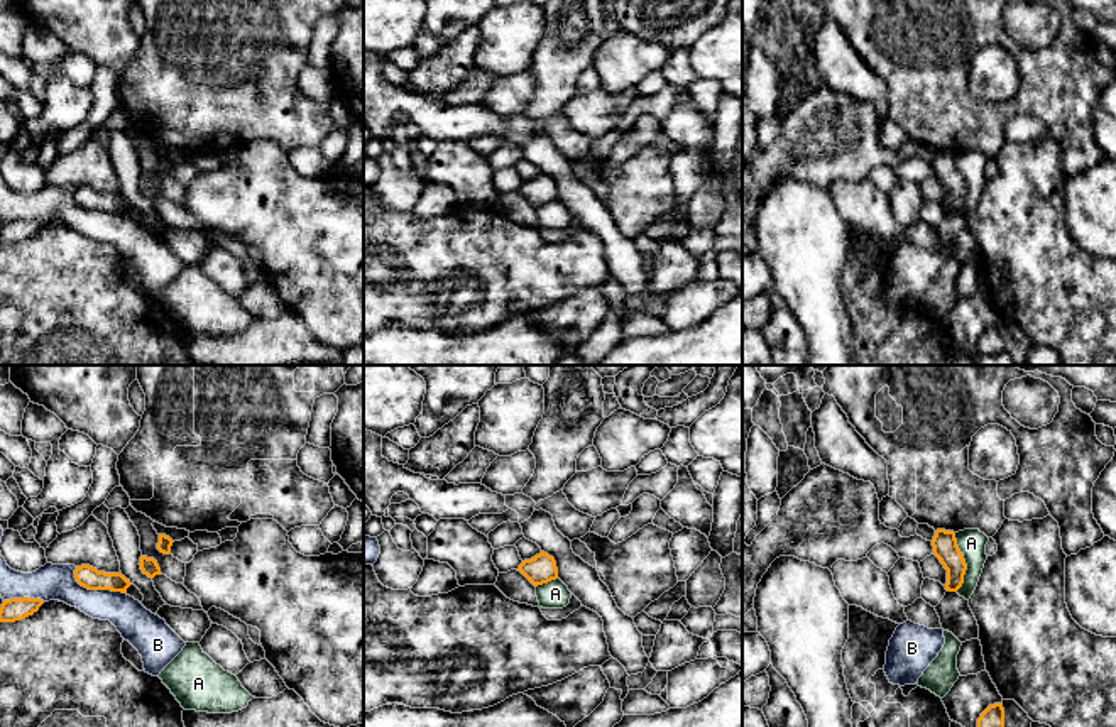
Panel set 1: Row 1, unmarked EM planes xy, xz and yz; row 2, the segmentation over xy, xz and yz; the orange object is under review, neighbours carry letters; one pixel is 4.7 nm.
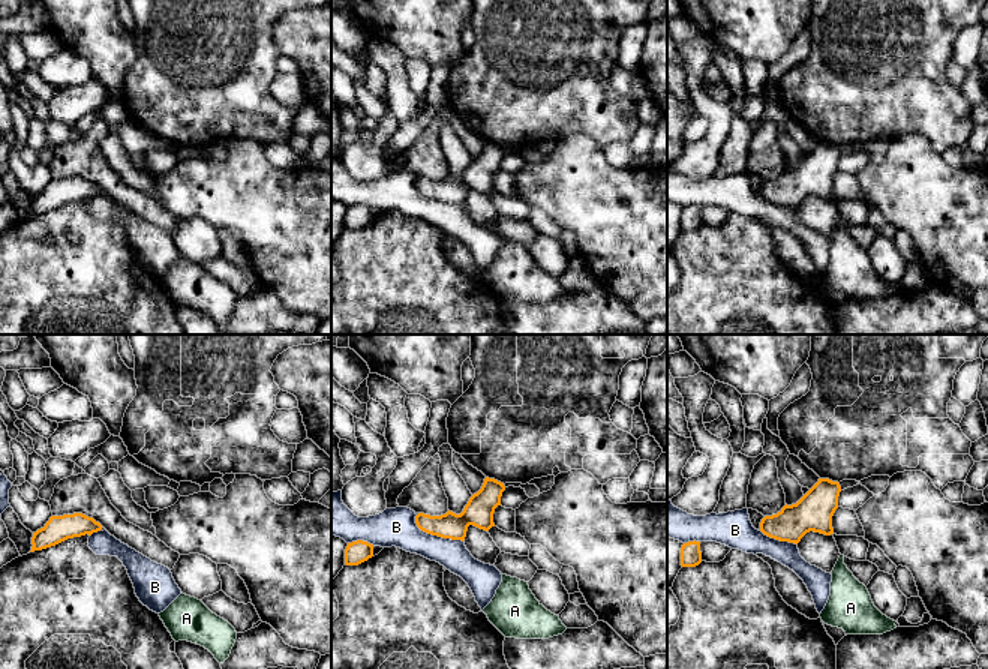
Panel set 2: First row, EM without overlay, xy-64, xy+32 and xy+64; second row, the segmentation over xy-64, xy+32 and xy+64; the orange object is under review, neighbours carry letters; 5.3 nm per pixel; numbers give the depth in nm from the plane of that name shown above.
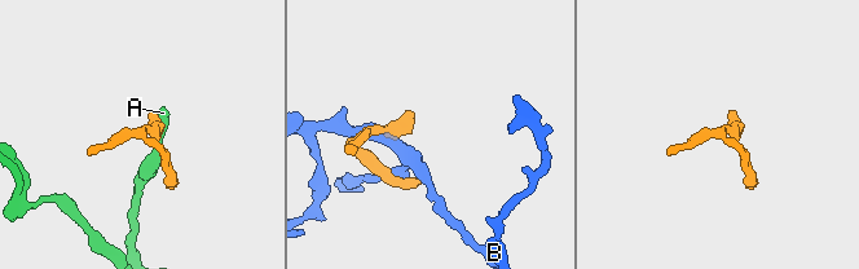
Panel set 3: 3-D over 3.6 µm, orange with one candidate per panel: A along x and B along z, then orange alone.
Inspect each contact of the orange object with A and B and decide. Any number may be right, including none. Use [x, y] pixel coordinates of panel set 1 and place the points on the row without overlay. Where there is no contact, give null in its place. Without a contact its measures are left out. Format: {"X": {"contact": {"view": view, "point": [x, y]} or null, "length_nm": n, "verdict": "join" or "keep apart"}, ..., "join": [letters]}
{"A": {"contact": {"view": "yz", "point": [964, 183]}, "length_nm": 280, "verdict": "keep apart"}, "B": {"contact": {"view": "xy", "point": [97, 210]}, "length_nm": 280, "verdict": "keep apart"}, "join": []}

